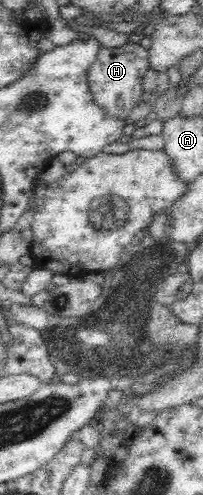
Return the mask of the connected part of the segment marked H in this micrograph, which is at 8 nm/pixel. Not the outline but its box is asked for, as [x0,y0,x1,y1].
[88,42,149,119]

